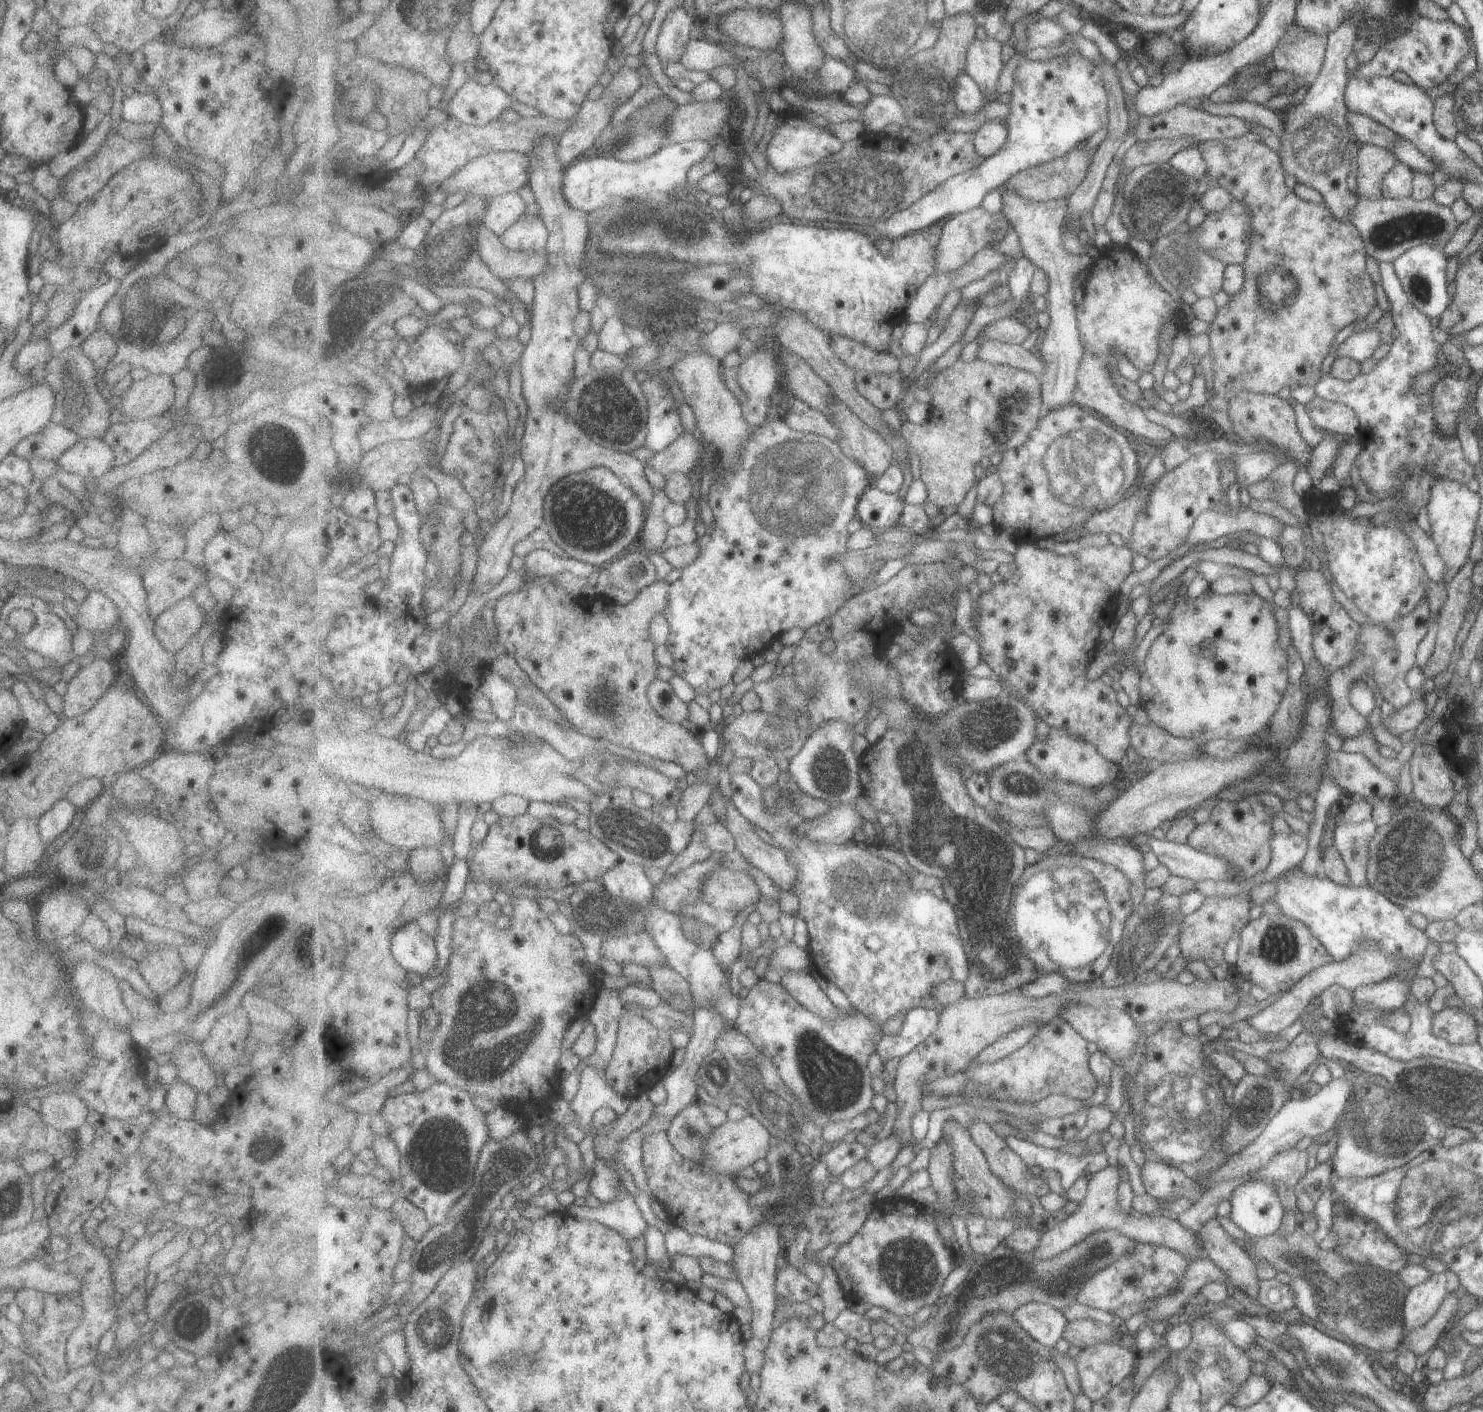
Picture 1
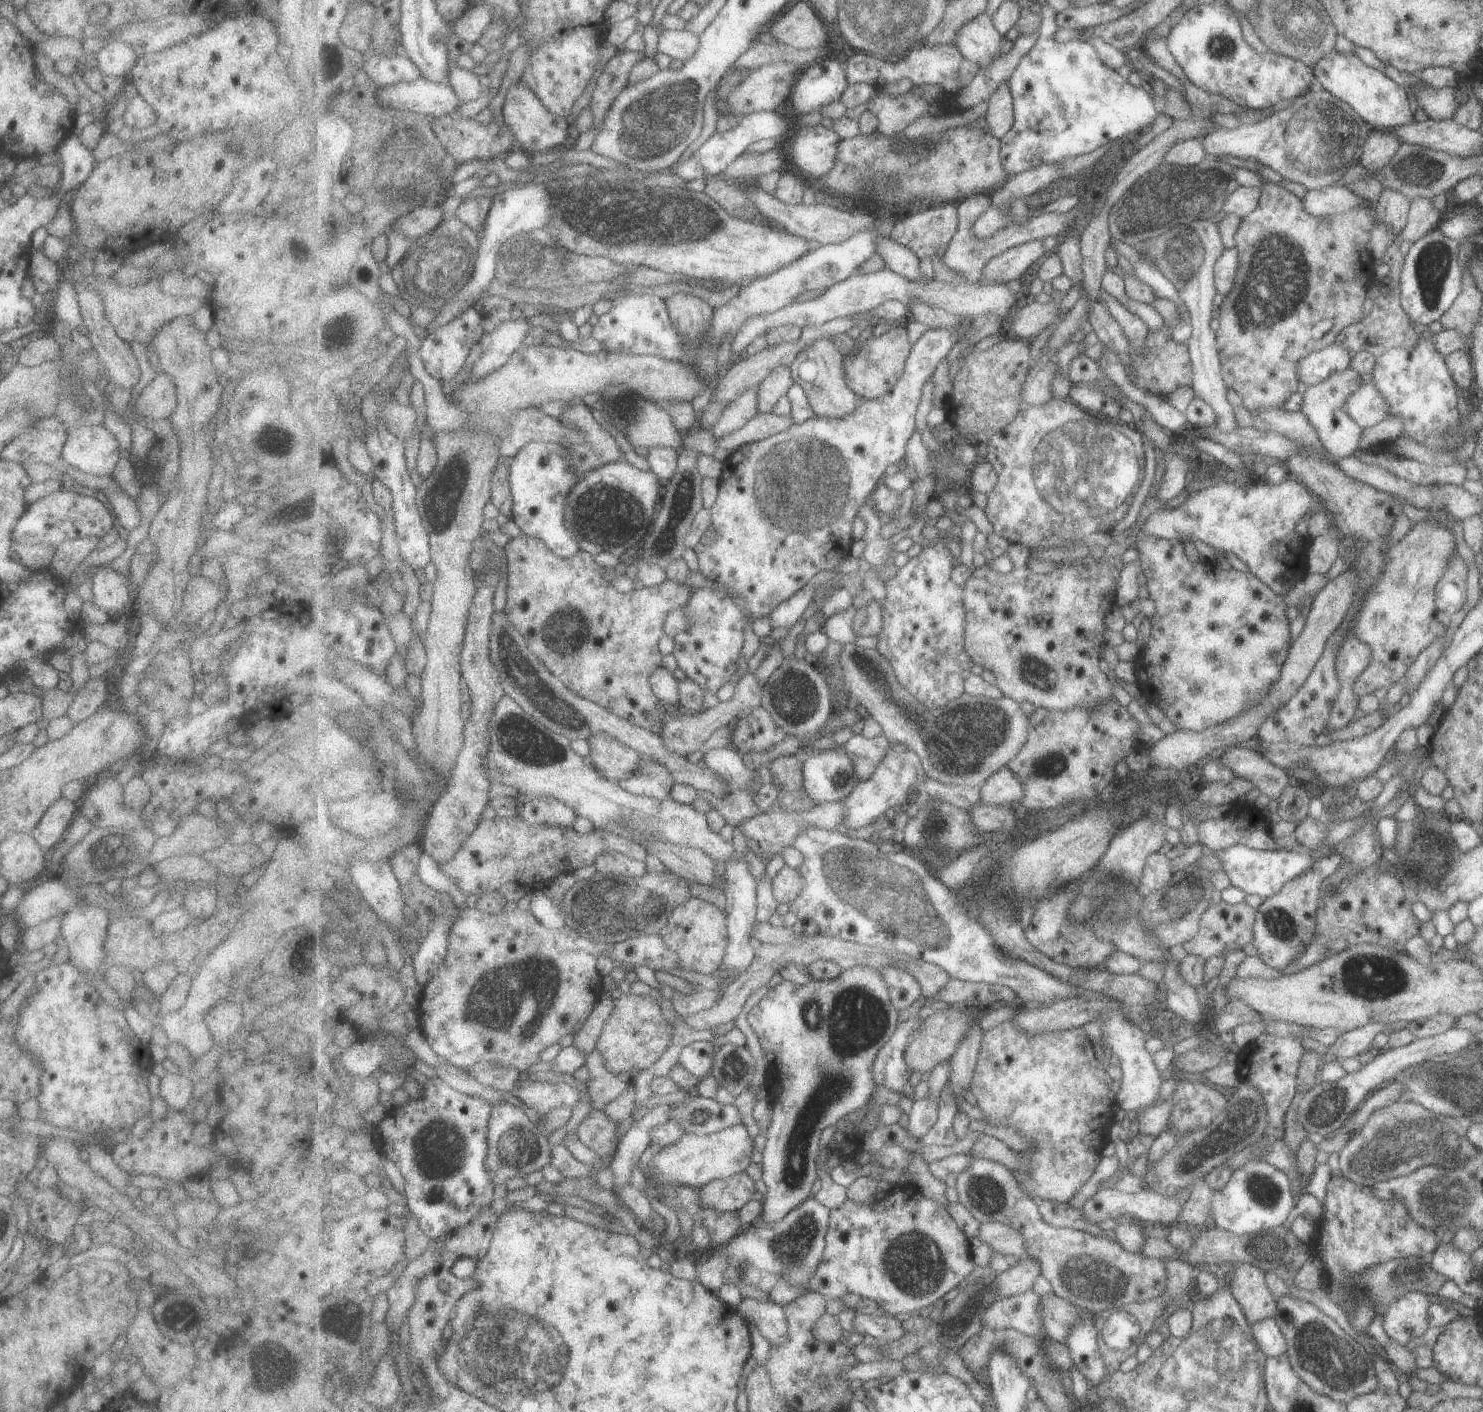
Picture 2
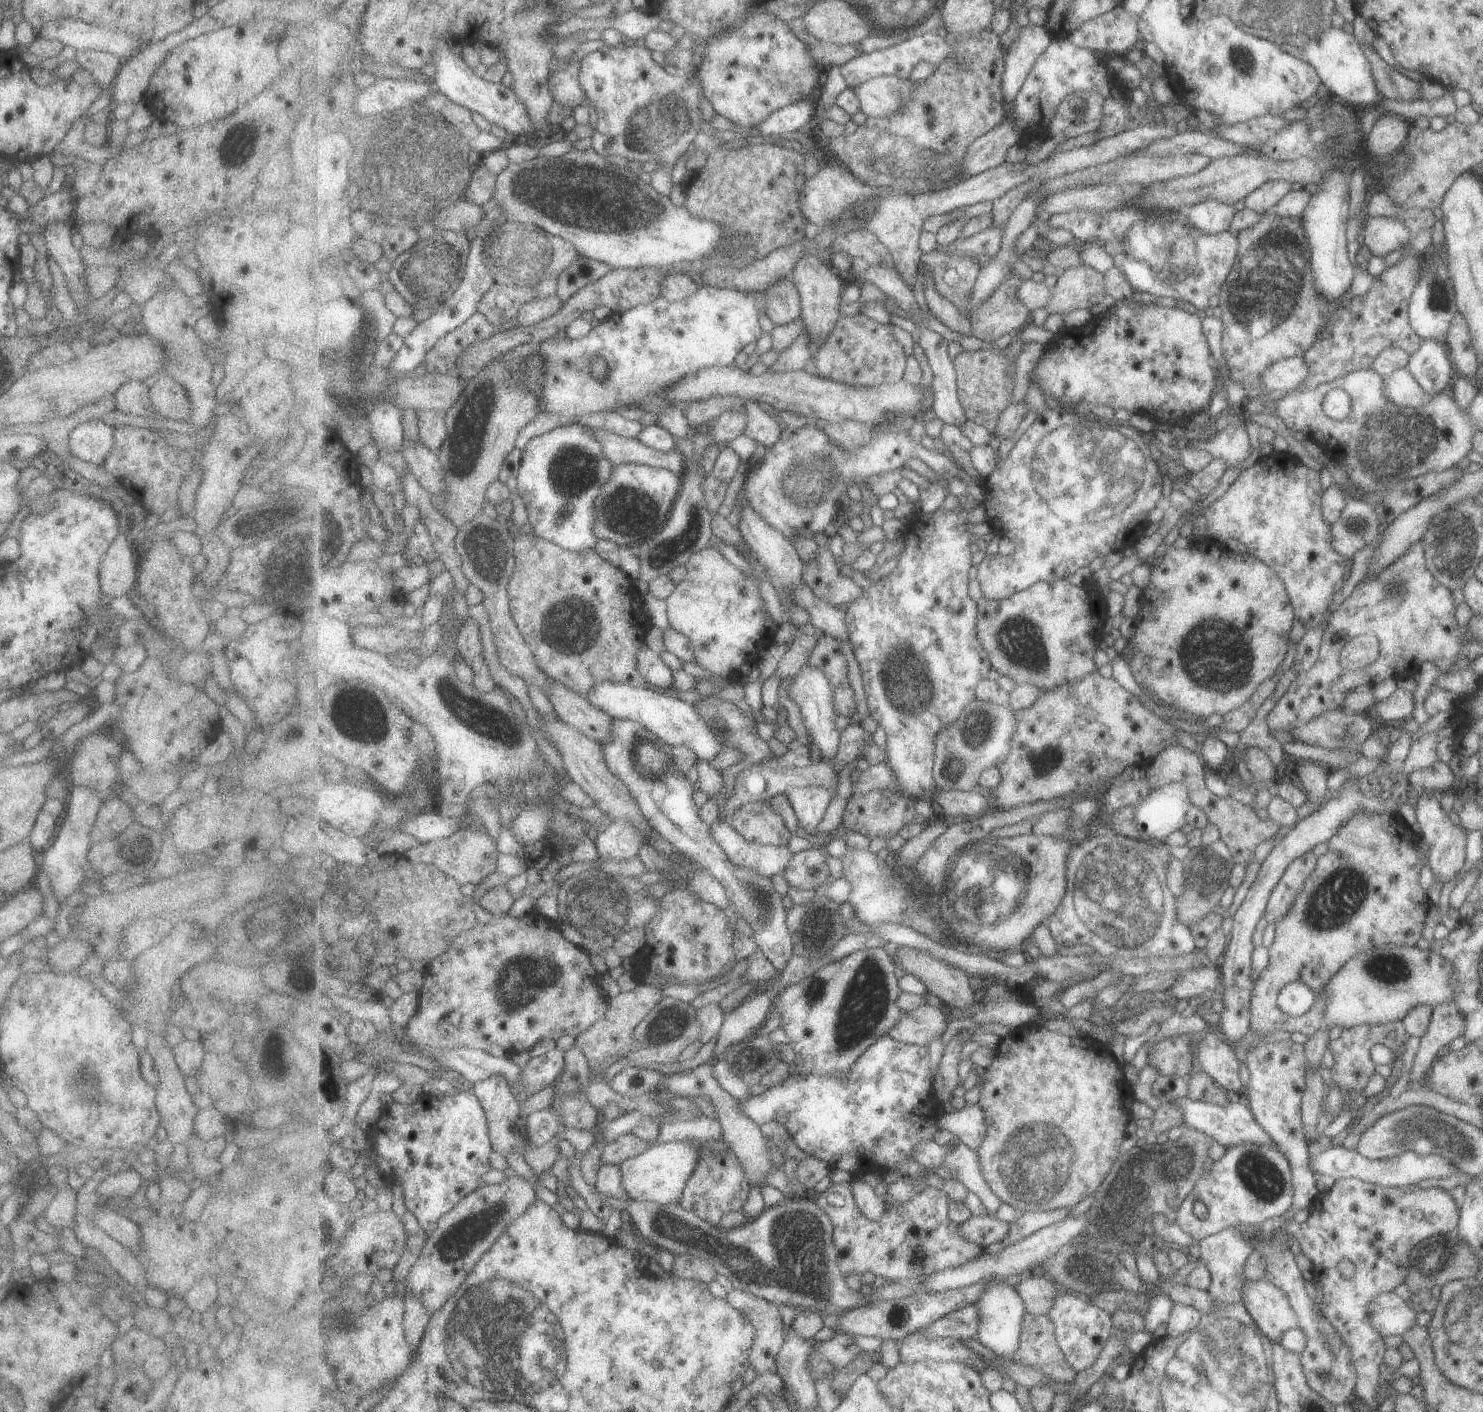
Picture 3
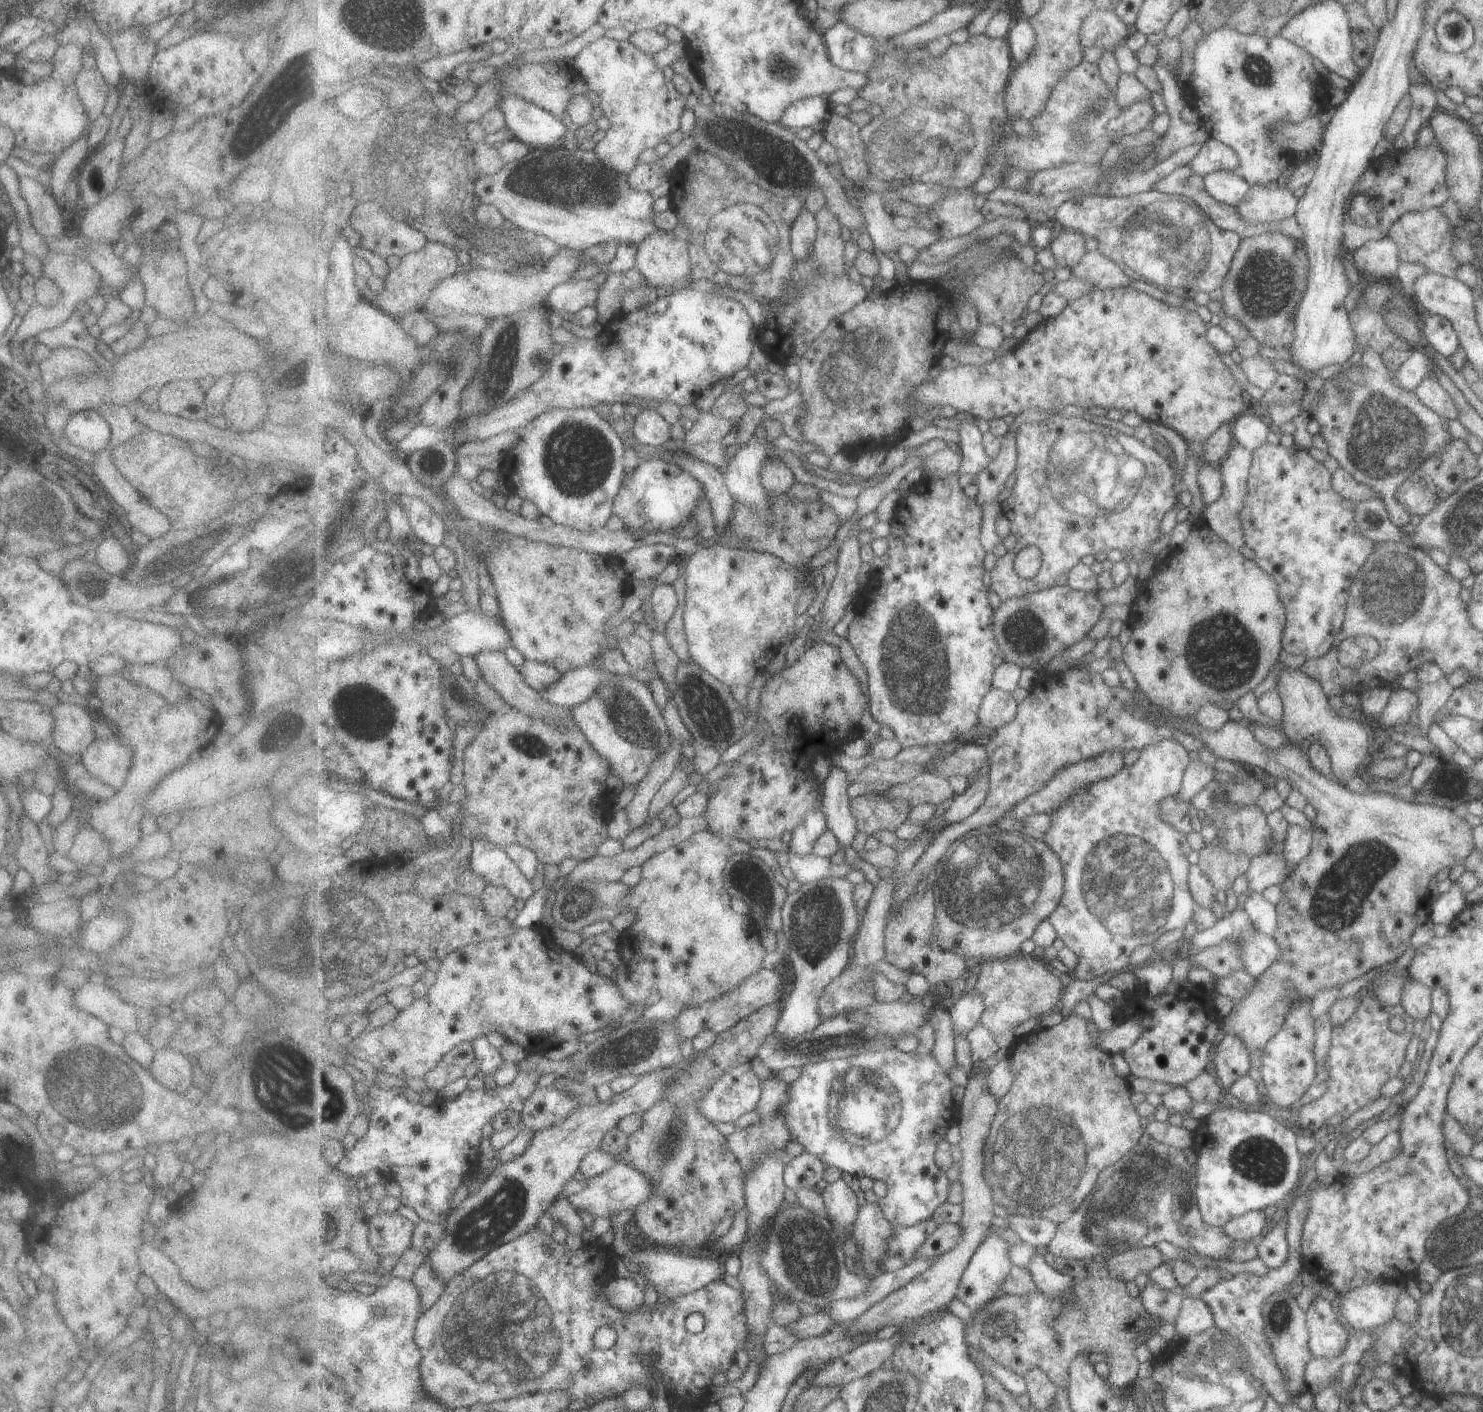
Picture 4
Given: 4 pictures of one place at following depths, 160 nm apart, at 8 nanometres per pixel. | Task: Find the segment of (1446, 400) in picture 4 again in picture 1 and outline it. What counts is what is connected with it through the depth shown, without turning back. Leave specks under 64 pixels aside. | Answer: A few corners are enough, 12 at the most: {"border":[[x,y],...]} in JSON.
{"border":[[1315,396],[1305,410],[1316,428],[1358,438],[1357,412]]}

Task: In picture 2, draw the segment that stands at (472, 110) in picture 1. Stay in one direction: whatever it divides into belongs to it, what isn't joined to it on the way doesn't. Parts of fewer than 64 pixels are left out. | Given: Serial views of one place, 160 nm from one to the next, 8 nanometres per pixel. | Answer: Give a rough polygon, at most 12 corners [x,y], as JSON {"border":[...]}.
{"border":[[426,78],[382,90],[382,106],[444,116],[460,98]]}

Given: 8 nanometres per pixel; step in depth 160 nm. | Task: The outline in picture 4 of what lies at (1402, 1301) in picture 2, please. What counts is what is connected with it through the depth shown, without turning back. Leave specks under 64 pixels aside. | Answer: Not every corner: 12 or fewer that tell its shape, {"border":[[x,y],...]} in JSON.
{"border":[[1392,1281],[1352,1288],[1340,1312],[1356,1330],[1396,1318],[1405,1288]]}

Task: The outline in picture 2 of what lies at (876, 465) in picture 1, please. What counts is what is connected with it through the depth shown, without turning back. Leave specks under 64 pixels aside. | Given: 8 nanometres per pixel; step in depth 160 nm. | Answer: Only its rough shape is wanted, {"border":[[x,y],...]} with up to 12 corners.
{"border":[[818,339],[792,364],[818,418],[867,399],[848,388],[843,349]]}

